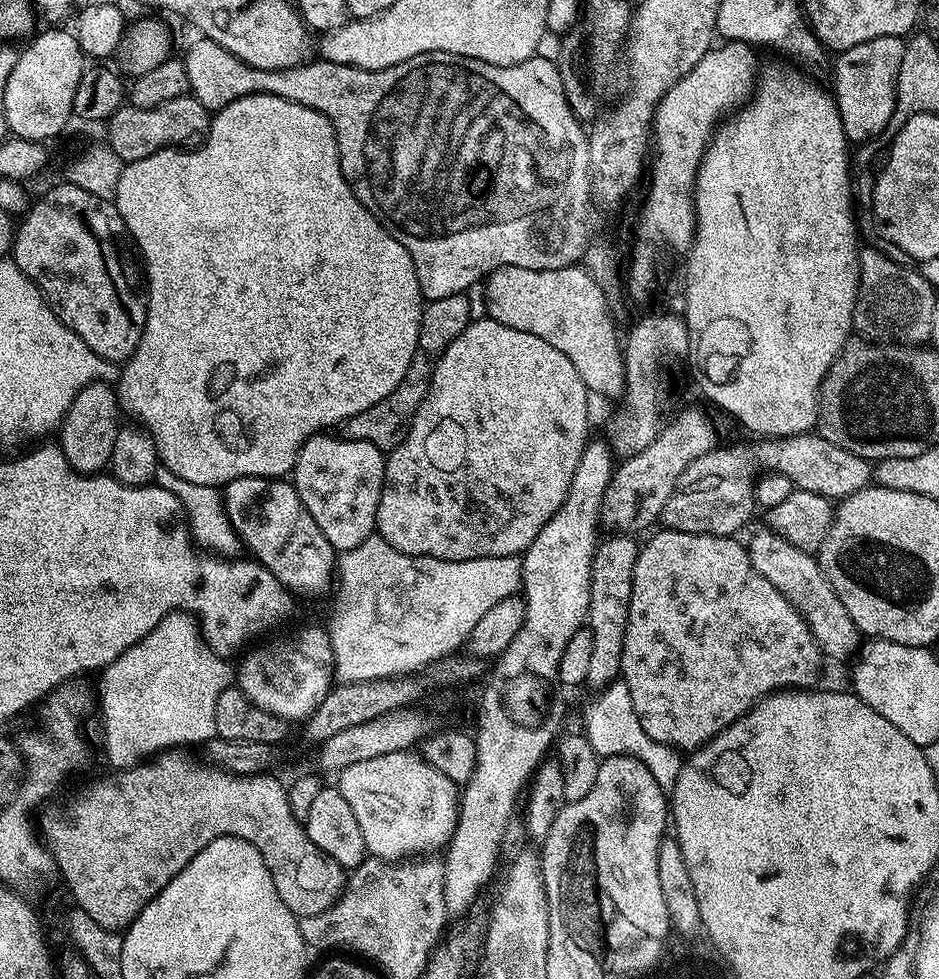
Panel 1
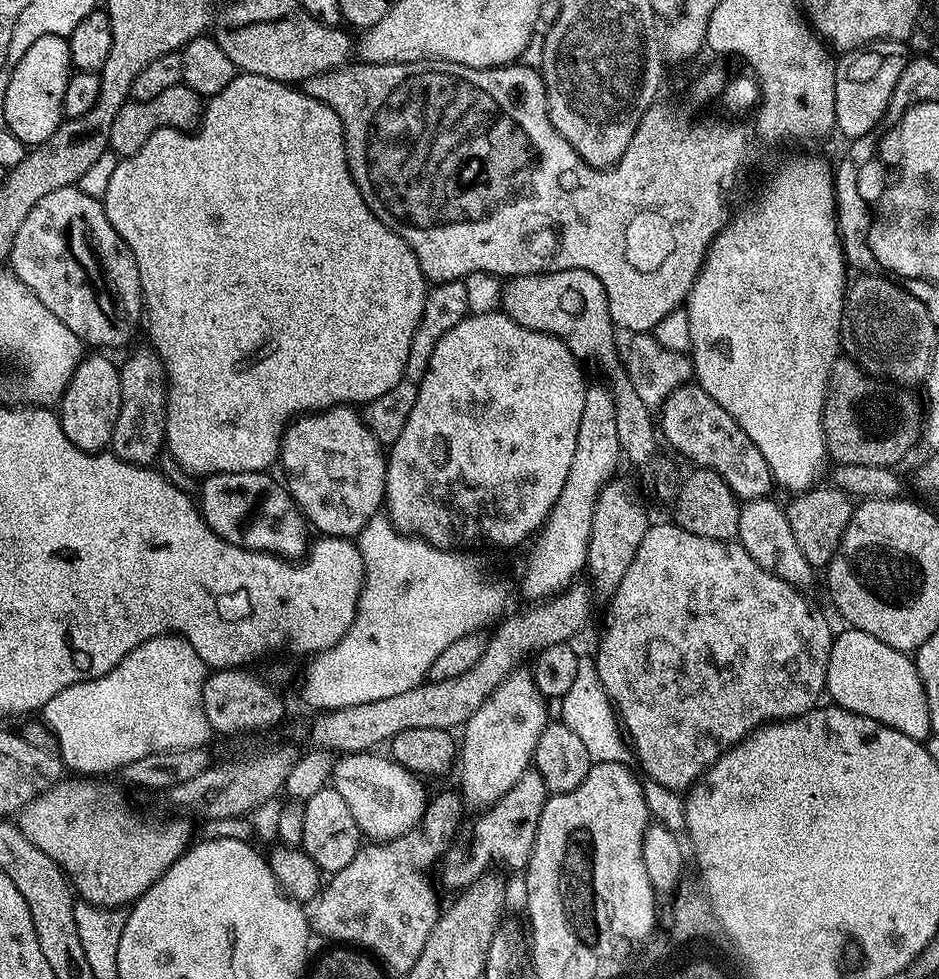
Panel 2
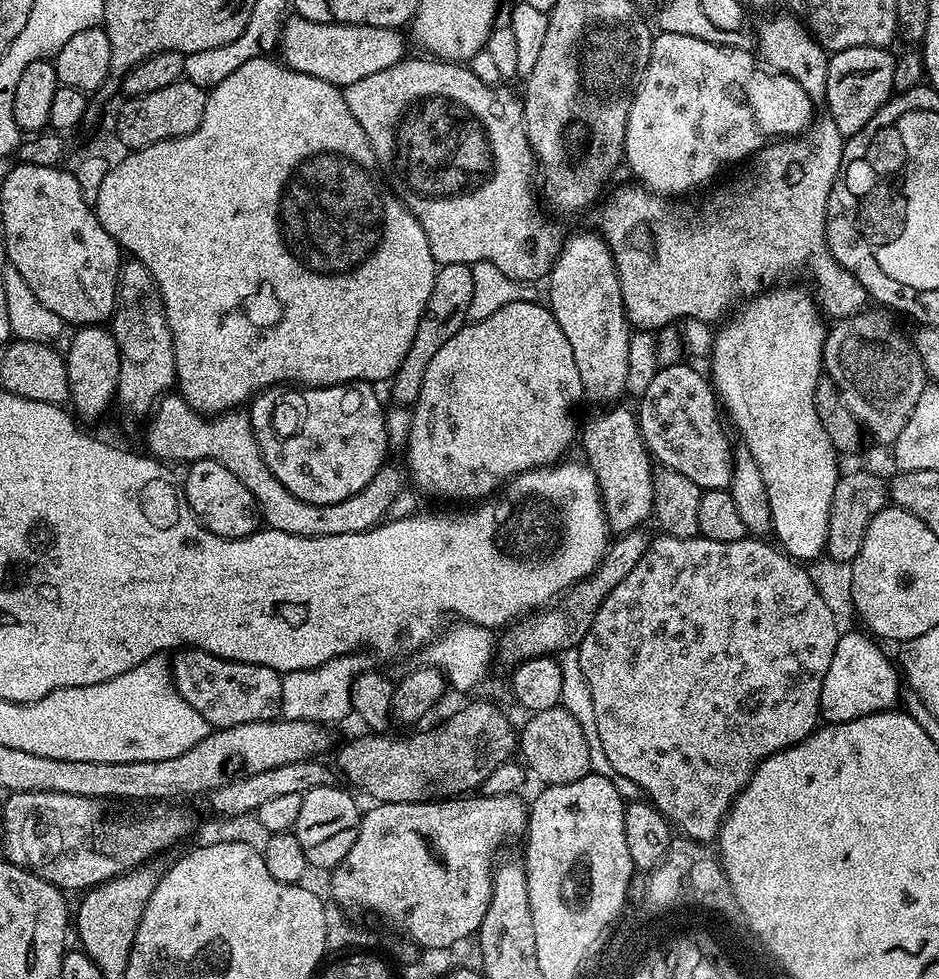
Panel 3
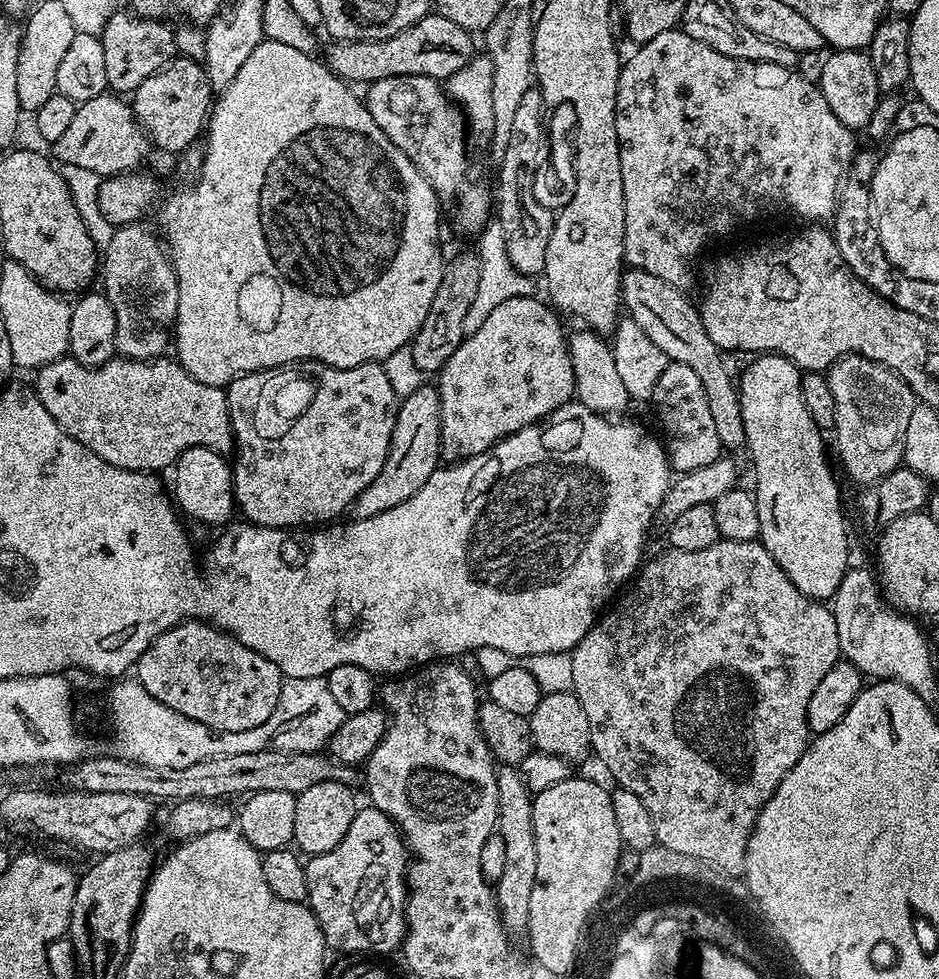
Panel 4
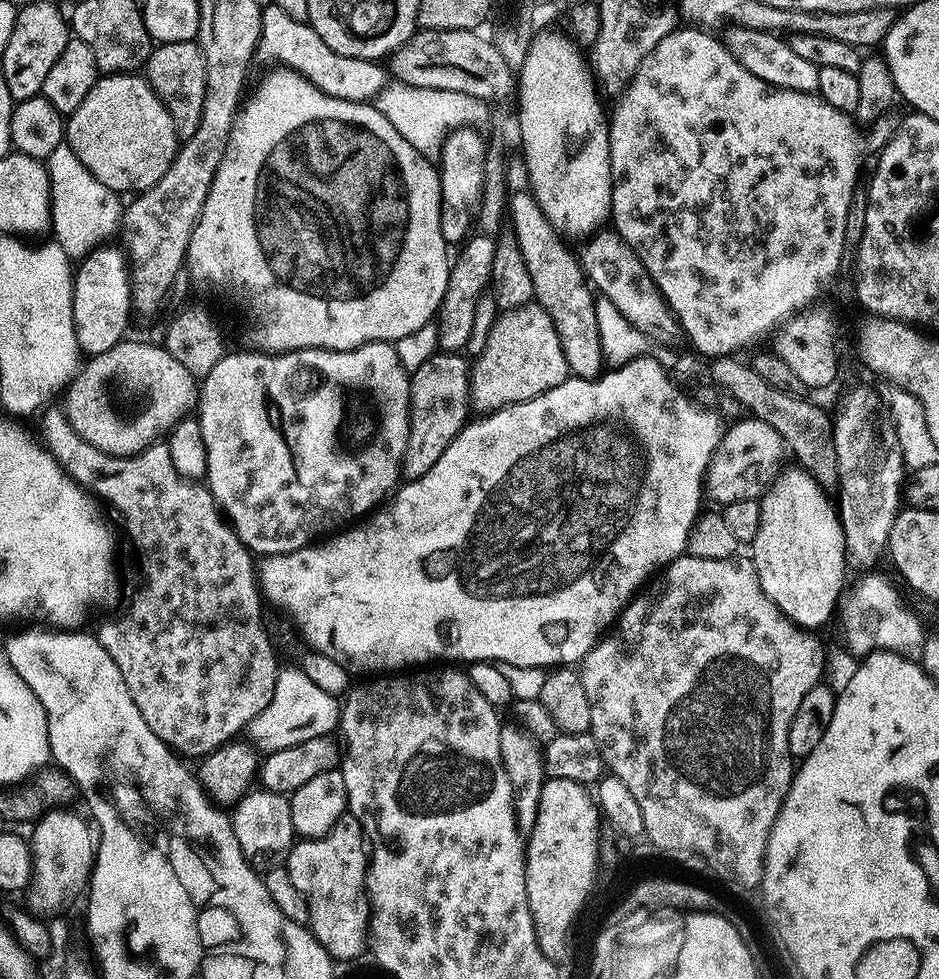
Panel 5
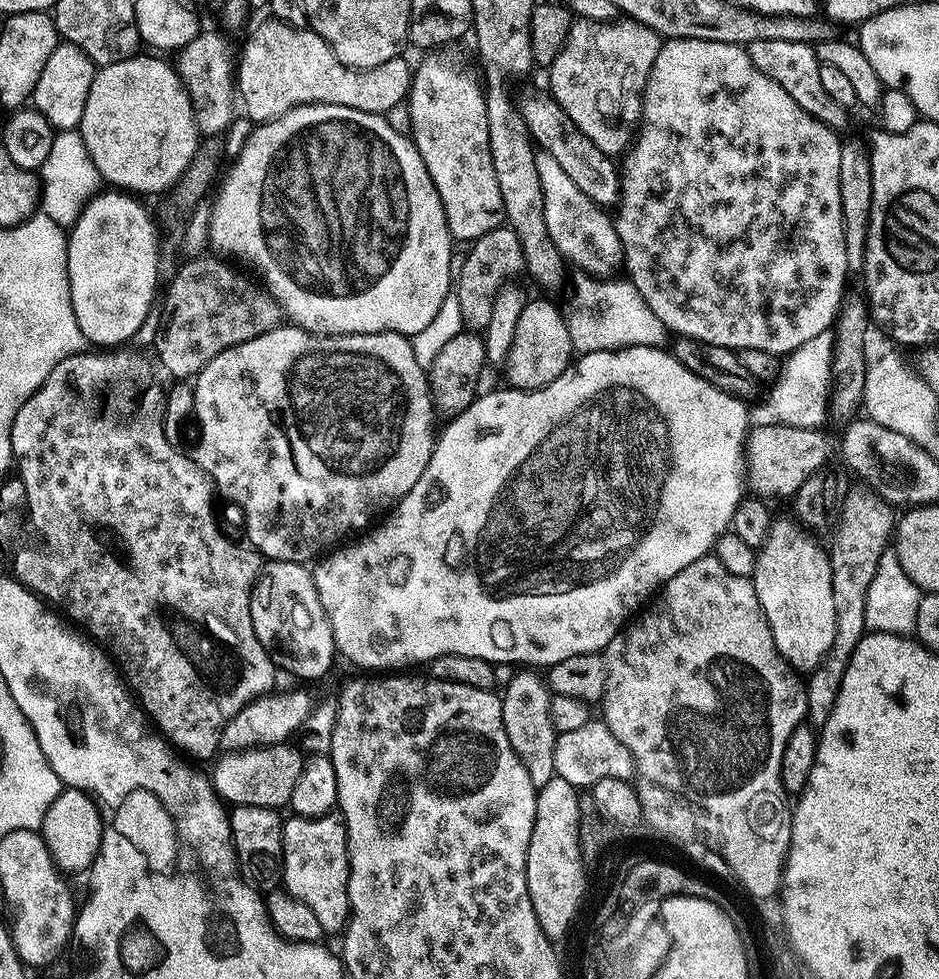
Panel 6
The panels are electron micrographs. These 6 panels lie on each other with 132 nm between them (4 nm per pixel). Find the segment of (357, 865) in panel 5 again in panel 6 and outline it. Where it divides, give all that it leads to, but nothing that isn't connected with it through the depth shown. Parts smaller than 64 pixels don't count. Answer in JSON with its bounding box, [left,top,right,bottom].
[283,814,348,934]

